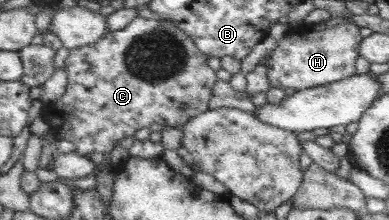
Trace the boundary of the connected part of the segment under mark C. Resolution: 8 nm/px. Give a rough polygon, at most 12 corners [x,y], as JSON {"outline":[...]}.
{"outline":[[167,20],[70,51],[43,113],[77,153],[208,110],[218,79]]}

